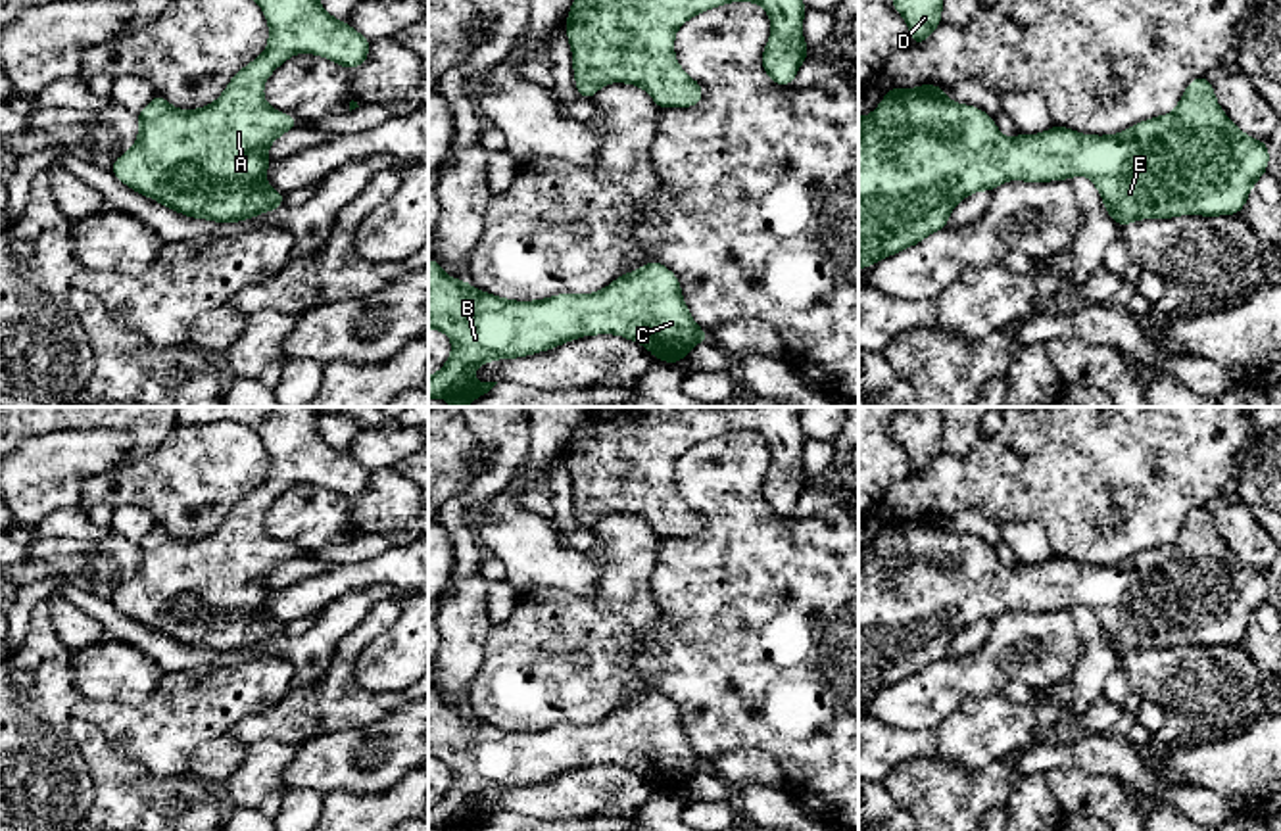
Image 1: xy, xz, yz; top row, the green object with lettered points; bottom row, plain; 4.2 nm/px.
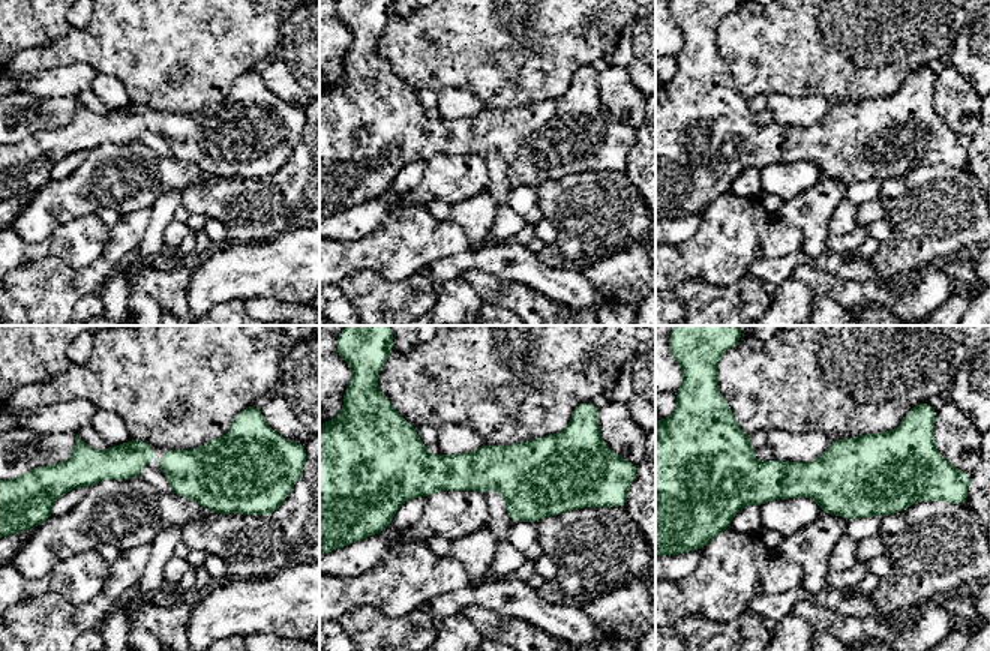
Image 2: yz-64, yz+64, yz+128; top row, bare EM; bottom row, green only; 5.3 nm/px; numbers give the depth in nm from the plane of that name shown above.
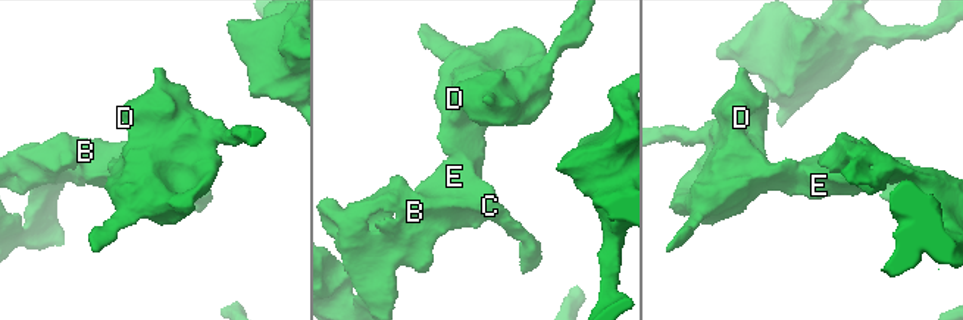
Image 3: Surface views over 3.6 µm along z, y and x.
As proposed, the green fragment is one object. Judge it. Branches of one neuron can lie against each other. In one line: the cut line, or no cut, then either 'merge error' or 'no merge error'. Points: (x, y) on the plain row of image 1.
cut none; no merge error

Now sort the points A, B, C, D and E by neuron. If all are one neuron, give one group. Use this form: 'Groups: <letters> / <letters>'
Groups: A B C D E

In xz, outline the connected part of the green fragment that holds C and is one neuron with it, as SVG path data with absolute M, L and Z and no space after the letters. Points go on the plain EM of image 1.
M432 687L428 758L451 766L451 787L428 808L428 829L447 831L472 831L497 814L471 808L484 793L549 781L582 766L624 766L666 793L682 793L693 775L711 770L691 748L676 704L657 689L595 724L515 731L447 706Z

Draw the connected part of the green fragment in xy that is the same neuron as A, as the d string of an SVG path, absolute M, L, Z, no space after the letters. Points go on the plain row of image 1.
M181 407L177 411L175 424L200 426L219 420L246 424L259 434L269 453L269 472L265 482L257 489L250 491L244 499L236 501L223 524L205 537L175 539L161 524L156 524L154 530L136 543L138 570L129 582L113 591L109 601L125 616L167 635L177 643L194 649L207 649L213 653L238 653L284 635L284 624L265 612L267 595L273 593L273 589L267 585L267 578L280 564L300 557L296 547L273 539L263 530L263 512L278 495L300 482L323 486L346 499L361 497L373 472L346 451L340 451L323 439L317 424L319 411L315 407Z

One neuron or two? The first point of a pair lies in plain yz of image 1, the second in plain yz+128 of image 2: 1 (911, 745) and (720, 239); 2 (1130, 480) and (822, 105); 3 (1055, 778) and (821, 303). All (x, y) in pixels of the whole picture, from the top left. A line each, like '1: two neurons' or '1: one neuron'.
1: one neuron
2: two neurons
3: two neurons

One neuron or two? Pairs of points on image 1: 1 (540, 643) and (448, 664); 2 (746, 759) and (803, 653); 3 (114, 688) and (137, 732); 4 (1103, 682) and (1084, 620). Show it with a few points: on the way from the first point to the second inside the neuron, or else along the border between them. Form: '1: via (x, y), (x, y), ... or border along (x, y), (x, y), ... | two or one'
1: border along (492, 624), (484, 640), (483, 663), (467, 699) | two
2: border along (709, 764), (738, 749), (761, 749), (784, 778) | two
3: border along (160, 676), (158, 688), (143, 701), (85, 701) | two
4: via (1099, 666), (1091, 636) | one

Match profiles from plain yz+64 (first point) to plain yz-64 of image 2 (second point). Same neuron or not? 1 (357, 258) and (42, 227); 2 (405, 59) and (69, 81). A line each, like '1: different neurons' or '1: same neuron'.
1: different neurons
2: different neurons

